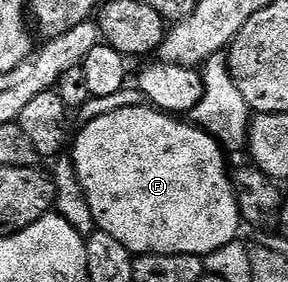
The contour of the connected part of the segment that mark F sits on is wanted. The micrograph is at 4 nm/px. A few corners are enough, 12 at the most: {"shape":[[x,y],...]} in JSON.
{"shape":[[151,105],[75,132],[93,224],[205,257],[242,220],[224,148]]}

